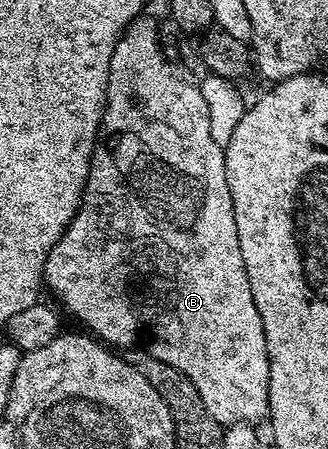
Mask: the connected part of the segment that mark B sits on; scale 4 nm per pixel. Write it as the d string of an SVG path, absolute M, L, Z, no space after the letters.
M148 16L135 17L114 47L108 76L108 102L104 105L104 118L96 136L96 146L92 152L84 194L74 219L66 226L58 243L54 243L46 259L44 285L52 288L53 295L68 308L69 315L77 317L89 329L85 330L105 346L121 345L124 351L139 347L147 356L158 359L174 367L182 375L186 375L186 379L194 383L198 395L202 395L206 411L210 411L210 415L218 424L225 427L238 423L255 426L256 421L263 422L268 416L270 367L264 328L252 307L252 298L249 296L248 284L244 277L242 247L238 243L238 223L234 223L234 199L230 199L230 183L226 183L224 150L218 143L214 143L214 135L210 135L210 111L204 98L203 88L184 80L181 74L165 60L164 53L160 49L157 18Z

